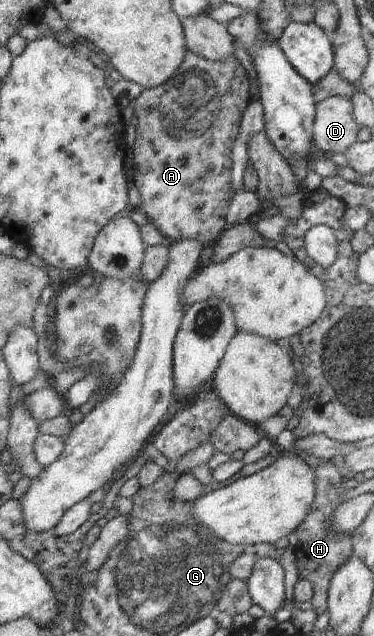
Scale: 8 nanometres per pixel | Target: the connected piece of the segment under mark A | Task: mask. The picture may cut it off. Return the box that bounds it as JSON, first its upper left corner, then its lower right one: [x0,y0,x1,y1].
[133,49,250,245]

